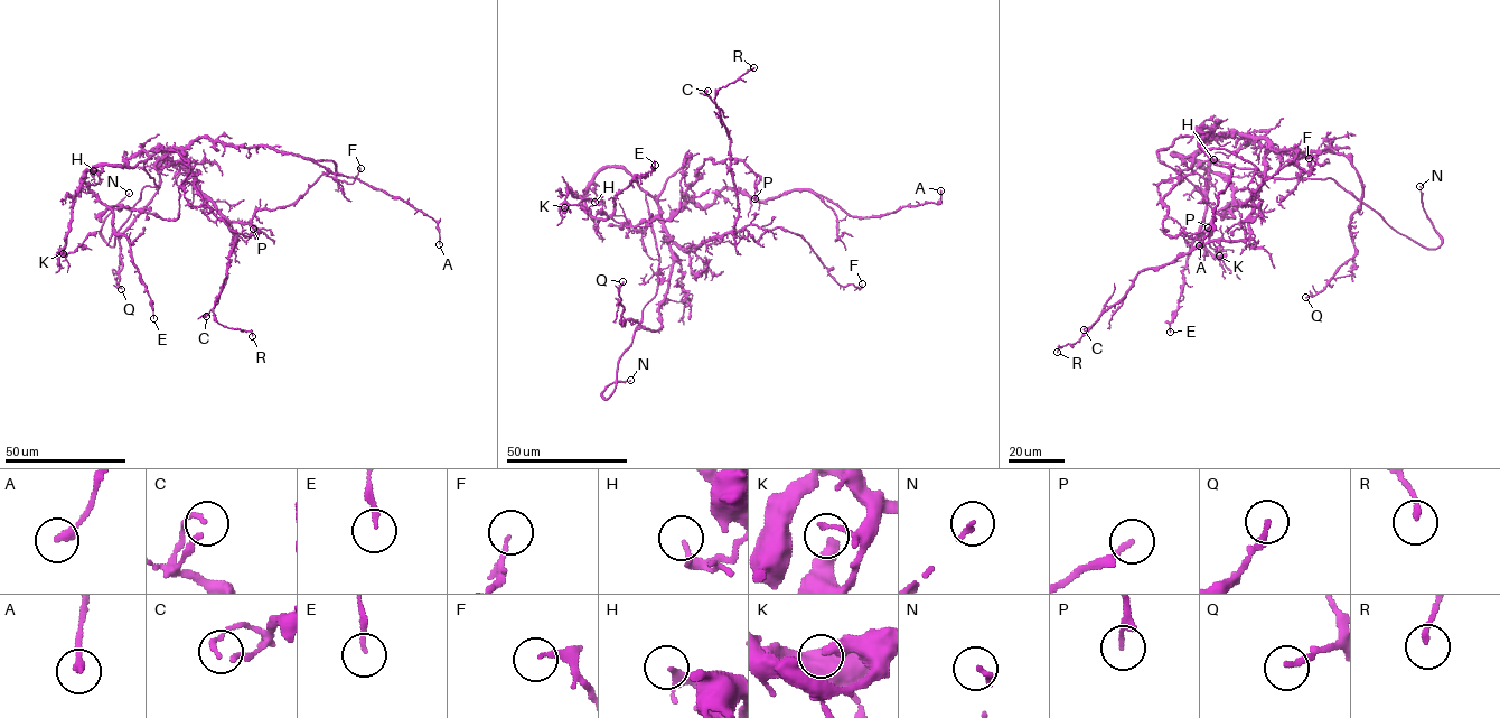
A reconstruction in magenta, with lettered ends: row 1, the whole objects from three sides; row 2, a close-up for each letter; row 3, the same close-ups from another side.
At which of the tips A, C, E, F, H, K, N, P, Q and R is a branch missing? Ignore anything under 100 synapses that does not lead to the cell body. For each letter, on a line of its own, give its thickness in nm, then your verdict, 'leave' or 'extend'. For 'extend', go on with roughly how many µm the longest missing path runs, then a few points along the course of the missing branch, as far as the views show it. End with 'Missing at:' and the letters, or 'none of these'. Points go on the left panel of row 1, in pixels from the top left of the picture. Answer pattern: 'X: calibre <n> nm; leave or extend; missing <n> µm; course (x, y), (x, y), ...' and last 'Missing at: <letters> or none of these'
A: calibre 280 nm; leave
C: calibre 160 nm; leave
E: calibre 150 nm; leave
F: calibre 140 nm; leave
H: calibre 140 nm; leave
K: calibre 400 nm; leave
N: calibre 160 nm; extend; missing 20 µm; course (129, 193), (137, 178), (152, 164)
P: calibre 150 nm; leave
Q: calibre 240 nm; leave
R: calibre 150 nm; leave
Missing at: N

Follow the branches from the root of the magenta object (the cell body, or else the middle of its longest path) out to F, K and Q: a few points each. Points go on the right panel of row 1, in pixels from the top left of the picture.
F: (1238, 133), (1267, 142), (1265, 182), (1245, 221), (1258, 207), (1243, 204), (1287, 165), (1309, 175), (1309, 158)
K: (1238, 133), (1217, 137), (1186, 156), (1172, 154), (1191, 157), (1207, 175), (1200, 241), (1219, 255)
Q: (1238, 133), (1282, 151), (1342, 154), (1358, 174), (1361, 205), (1350, 230), (1355, 254), (1323, 290), (1305, 297)

